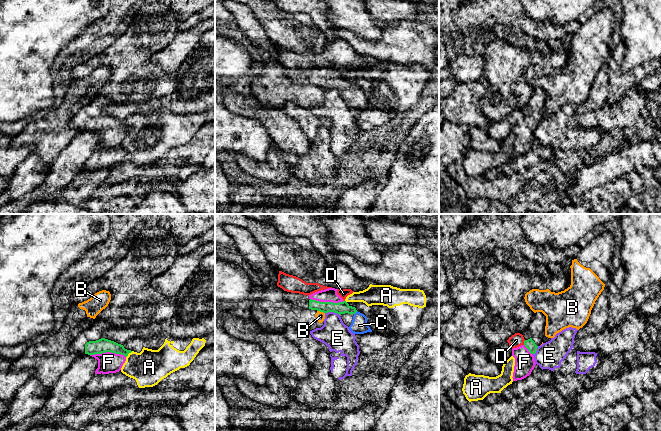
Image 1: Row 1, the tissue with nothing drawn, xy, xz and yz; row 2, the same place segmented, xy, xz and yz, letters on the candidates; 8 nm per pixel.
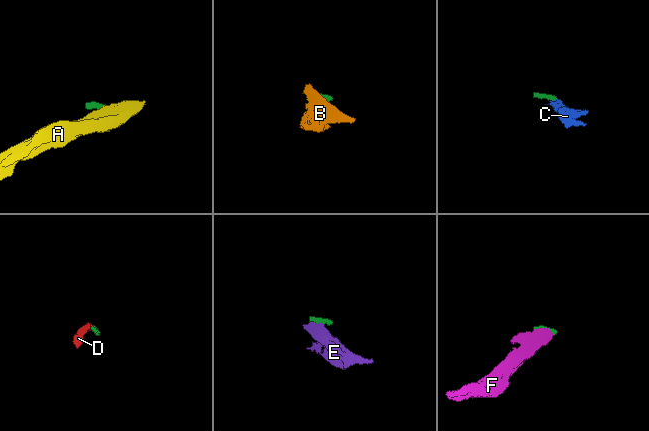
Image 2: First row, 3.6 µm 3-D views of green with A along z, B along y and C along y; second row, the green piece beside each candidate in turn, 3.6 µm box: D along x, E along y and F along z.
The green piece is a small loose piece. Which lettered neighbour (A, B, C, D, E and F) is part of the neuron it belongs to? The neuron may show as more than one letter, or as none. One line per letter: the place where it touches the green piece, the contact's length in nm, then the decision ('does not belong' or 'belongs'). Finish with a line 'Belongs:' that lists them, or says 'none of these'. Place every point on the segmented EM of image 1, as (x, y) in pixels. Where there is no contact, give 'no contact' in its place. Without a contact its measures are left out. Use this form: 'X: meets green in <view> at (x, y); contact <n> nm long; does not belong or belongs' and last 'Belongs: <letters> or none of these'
A: meets green in xy at (128, 353); contact 80 nm long; does not belong
B: meets green in xz at (321, 311); contact 70 nm long; does not belong
C: meets green in xz at (355, 312); contact 40 nm long; belongs
D: meets green in yz at (524, 342); contact 40 nm long; does not belong
E: meets green in xz at (332, 311); contact 120 nm long; does not belong
F: meets green in xy at (108, 351); contact 280 nm long; belongs
Belongs: C, F

